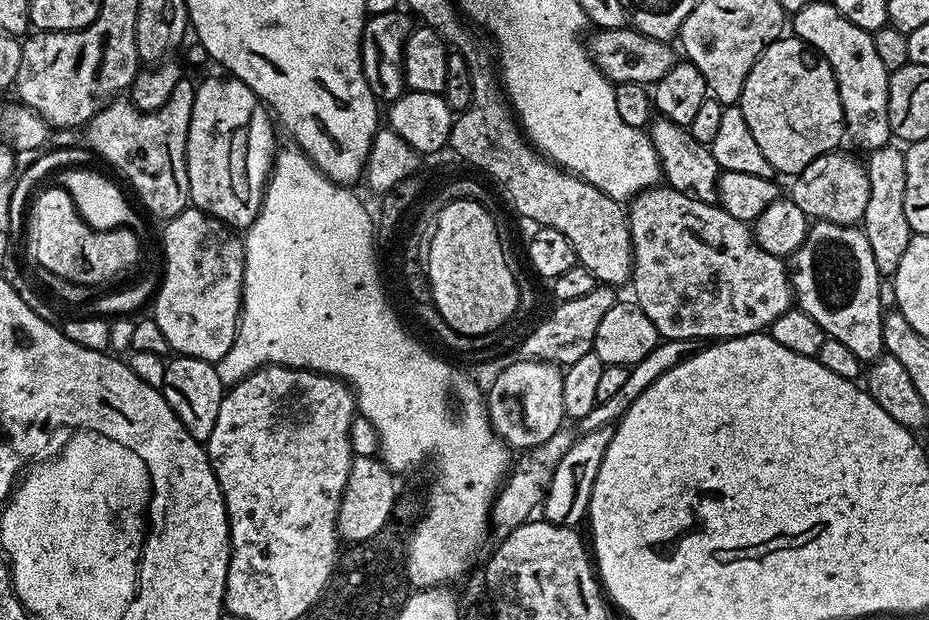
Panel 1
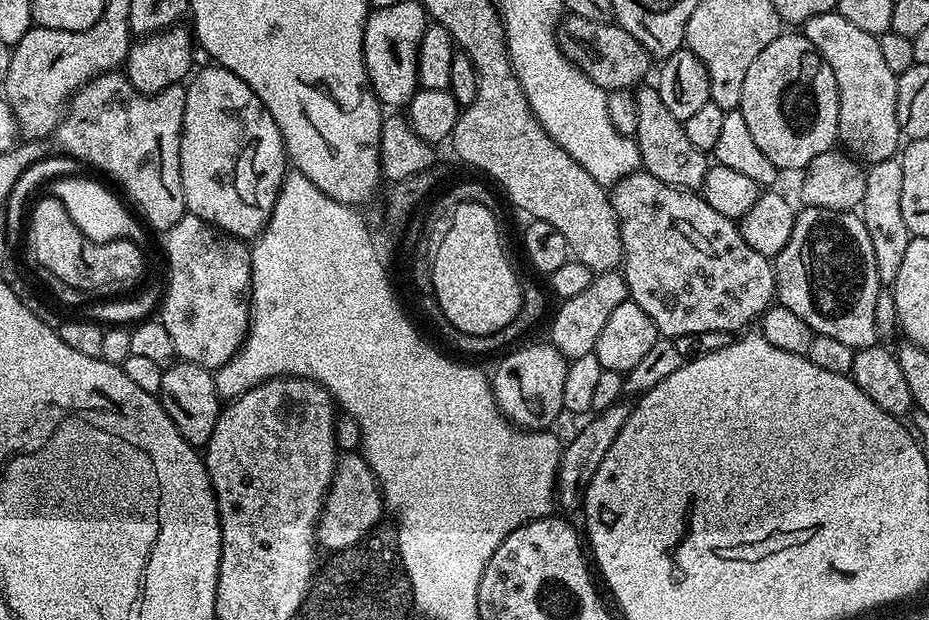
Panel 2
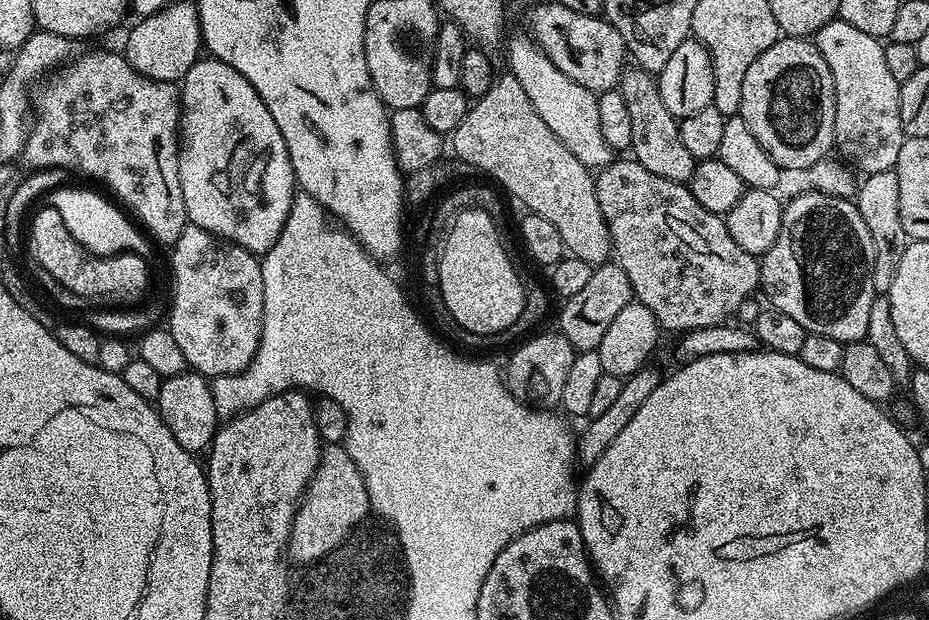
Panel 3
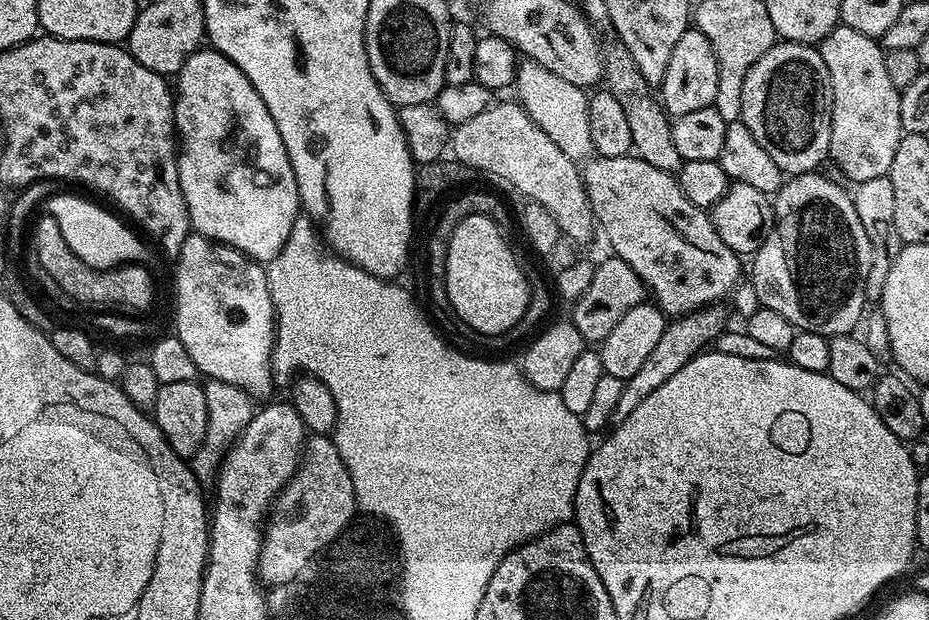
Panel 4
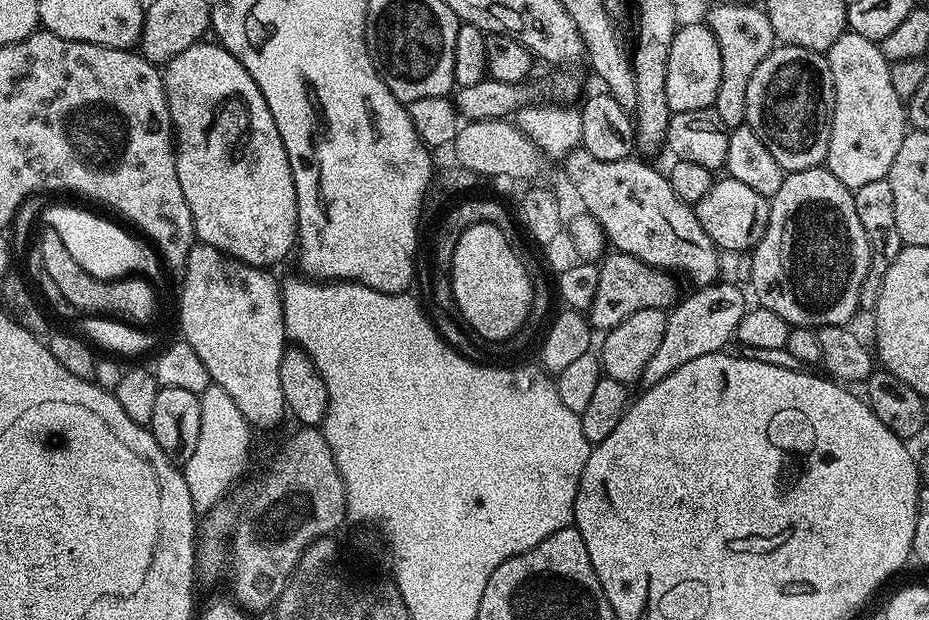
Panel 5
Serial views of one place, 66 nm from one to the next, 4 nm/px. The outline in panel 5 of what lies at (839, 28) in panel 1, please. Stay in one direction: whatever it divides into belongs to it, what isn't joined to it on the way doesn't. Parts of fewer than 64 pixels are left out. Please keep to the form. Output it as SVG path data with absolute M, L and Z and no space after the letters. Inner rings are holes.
M846 30L834 46L826 54L830 74L834 82L834 106L832 107L832 129L828 143L826 167L842 186L853 190L866 186L870 182L885 179L894 166L894 157L902 146L902 138L906 131L906 104L894 94L894 86L890 82L889 60L884 57L877 41L862 38L862 34L854 34Z

